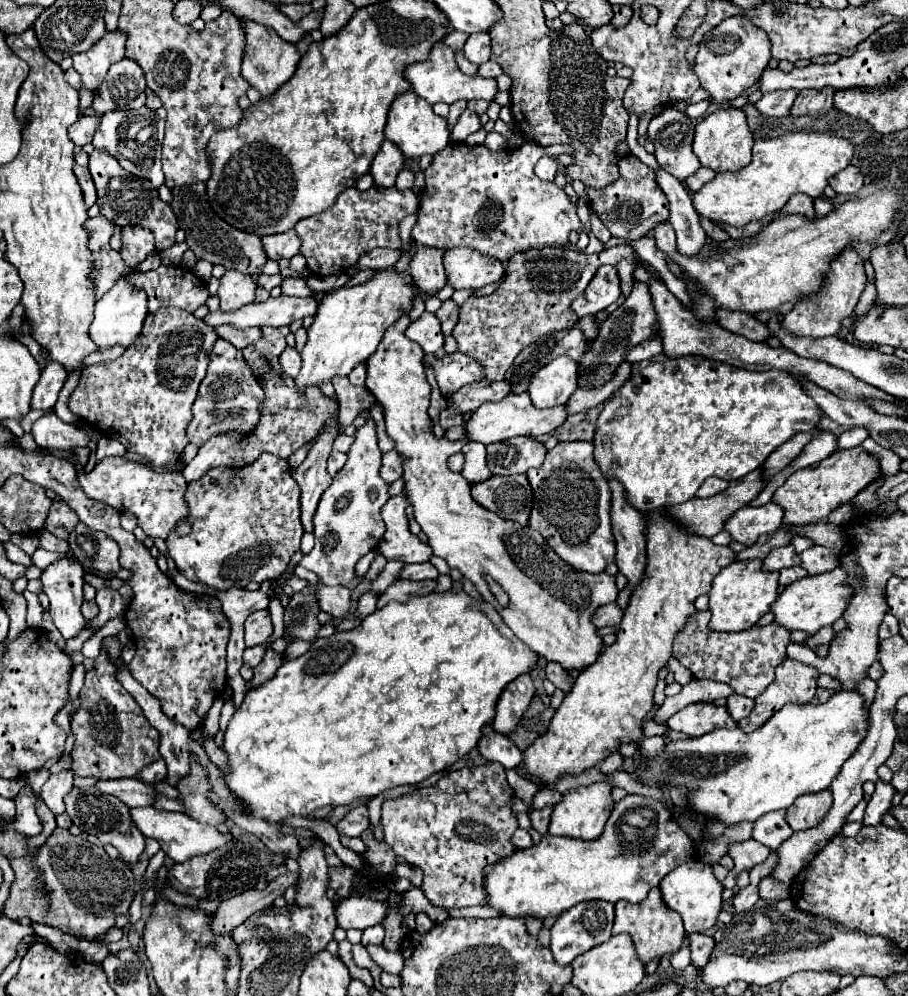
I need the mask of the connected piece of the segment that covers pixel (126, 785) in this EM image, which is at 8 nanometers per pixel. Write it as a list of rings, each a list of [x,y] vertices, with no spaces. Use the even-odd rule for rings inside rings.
[[[139,779],[99,781],[97,789],[101,793],[119,797],[127,807],[149,807],[155,803],[155,787],[149,783],[141,783]]]

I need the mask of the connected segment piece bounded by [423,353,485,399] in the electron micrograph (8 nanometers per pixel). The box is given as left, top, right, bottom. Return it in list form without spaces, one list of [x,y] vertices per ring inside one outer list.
[[[451,353],[451,355],[445,355],[443,359],[435,355],[425,355],[423,363],[425,367],[433,367],[439,391],[445,399],[449,399],[463,385],[485,379],[485,371],[481,363],[477,363],[475,359],[469,359],[463,353]]]

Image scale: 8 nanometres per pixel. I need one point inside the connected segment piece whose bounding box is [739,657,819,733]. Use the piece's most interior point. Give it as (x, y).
(795, 681)

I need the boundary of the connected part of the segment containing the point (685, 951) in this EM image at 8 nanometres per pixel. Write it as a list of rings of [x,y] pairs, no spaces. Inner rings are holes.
[[[689,947],[681,948],[671,956],[671,964],[677,970],[683,970],[691,962],[691,951]]]

